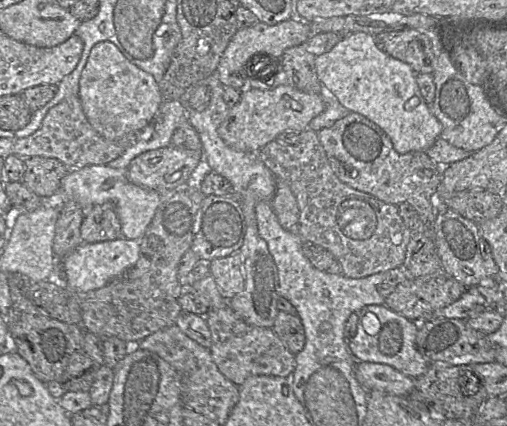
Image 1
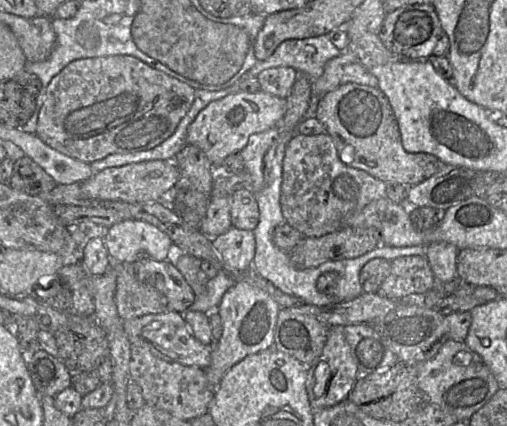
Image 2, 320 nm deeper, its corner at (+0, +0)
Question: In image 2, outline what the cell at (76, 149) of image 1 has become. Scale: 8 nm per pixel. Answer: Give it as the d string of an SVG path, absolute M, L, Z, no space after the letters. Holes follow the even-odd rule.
M129 55L74 60L50 81L40 110L35 134L48 146L74 159L91 164L114 153L150 150L177 129L194 101L195 89Z

